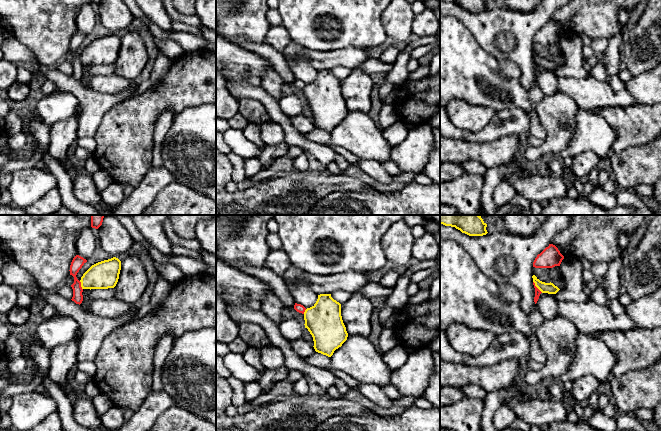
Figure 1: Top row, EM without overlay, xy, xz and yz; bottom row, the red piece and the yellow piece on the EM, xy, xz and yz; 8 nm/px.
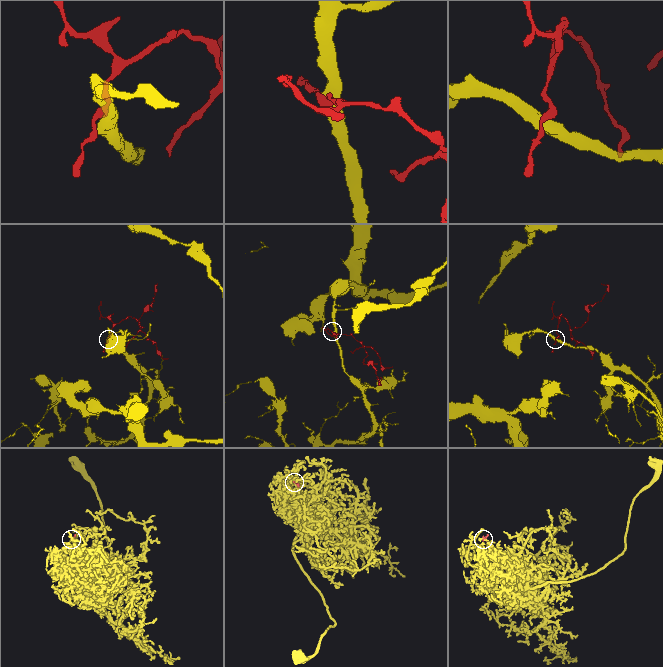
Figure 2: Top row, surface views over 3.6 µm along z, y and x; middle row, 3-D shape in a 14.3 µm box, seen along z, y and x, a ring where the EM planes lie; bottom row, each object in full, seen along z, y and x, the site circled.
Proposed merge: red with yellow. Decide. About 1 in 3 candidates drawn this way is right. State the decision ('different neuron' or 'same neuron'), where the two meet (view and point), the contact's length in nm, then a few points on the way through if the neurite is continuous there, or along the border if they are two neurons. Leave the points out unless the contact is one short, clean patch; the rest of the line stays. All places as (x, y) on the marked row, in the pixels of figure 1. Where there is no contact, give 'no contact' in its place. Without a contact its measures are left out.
different neuron | yz (536, 287) | 120 nm | along yz (533, 281), (542, 292)

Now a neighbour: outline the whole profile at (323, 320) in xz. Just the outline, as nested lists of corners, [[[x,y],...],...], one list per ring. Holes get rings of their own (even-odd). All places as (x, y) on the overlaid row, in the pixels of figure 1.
[[[320,294],[316,303],[304,312],[305,328],[313,337],[316,352],[331,357],[347,340],[341,316],[341,304],[331,294]]]

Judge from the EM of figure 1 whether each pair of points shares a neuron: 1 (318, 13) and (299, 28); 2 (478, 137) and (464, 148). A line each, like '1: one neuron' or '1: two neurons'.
1: one neuron
2: two neurons

